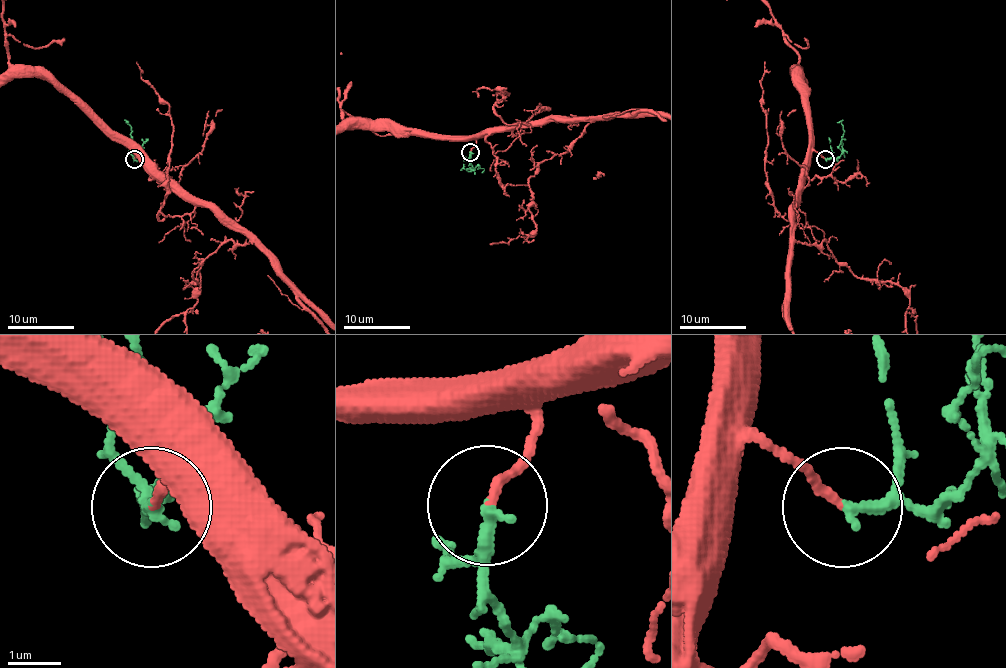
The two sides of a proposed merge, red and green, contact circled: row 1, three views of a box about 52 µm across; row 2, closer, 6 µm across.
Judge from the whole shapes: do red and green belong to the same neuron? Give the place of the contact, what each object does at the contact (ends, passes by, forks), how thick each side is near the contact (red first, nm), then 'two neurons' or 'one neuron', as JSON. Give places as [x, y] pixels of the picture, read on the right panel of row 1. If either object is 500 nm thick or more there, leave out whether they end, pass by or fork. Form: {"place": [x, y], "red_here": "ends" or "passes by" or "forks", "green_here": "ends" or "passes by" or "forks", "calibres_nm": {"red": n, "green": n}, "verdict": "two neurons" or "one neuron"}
{"place": [825, 159], "red_here": "ends", "green_here": "passes by", "calibres_nm": {"red": 160, "green": 180}, "verdict": "one neuron"}

